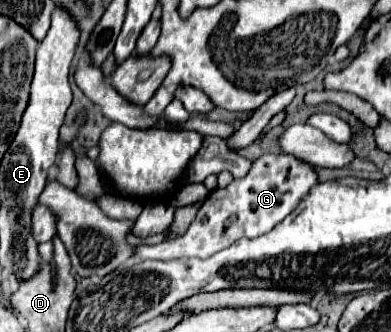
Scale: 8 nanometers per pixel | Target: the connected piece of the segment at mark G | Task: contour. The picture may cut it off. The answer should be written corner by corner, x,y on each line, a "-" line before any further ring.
263,154
257,162
253,162
253,168
245,178
233,180
227,188
209,192
205,204
199,208
195,220
183,236
155,246
141,244
133,260
171,260
189,256
207,258
231,246
239,238
255,238
265,234
279,224
315,184
317,174
307,162
301,162
291,154

